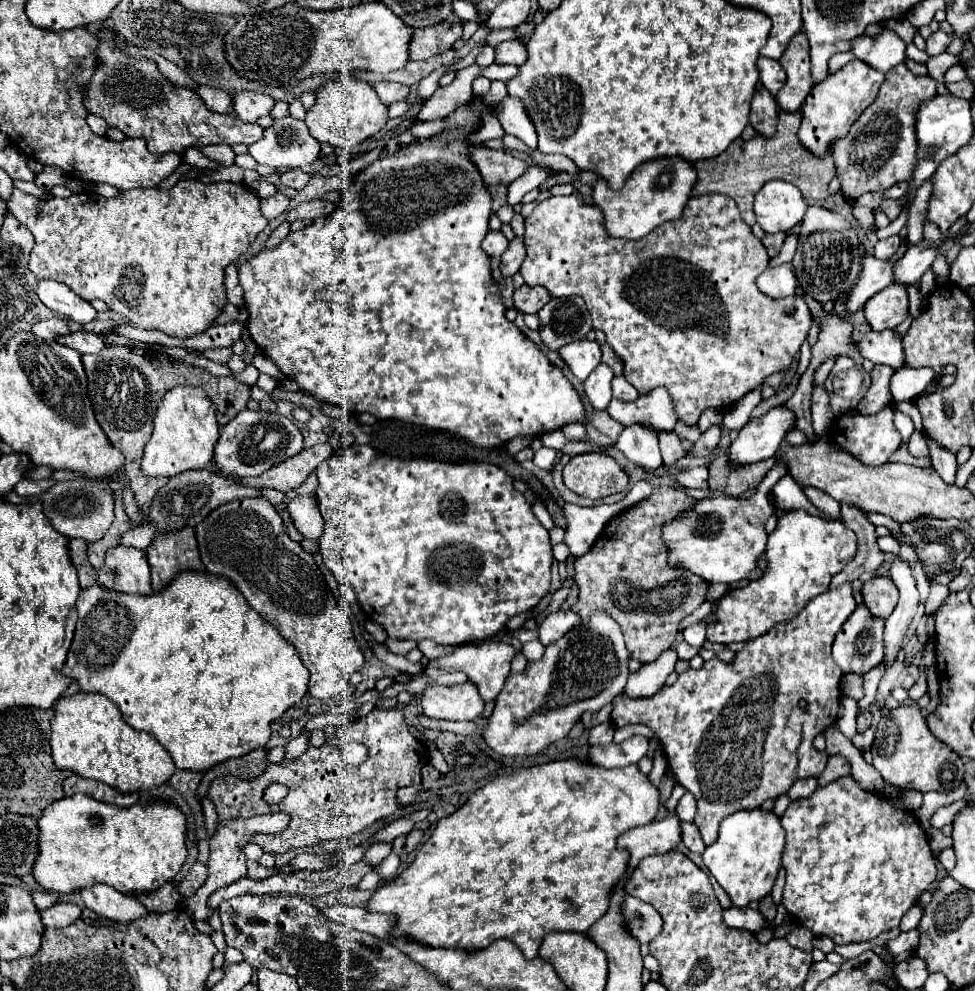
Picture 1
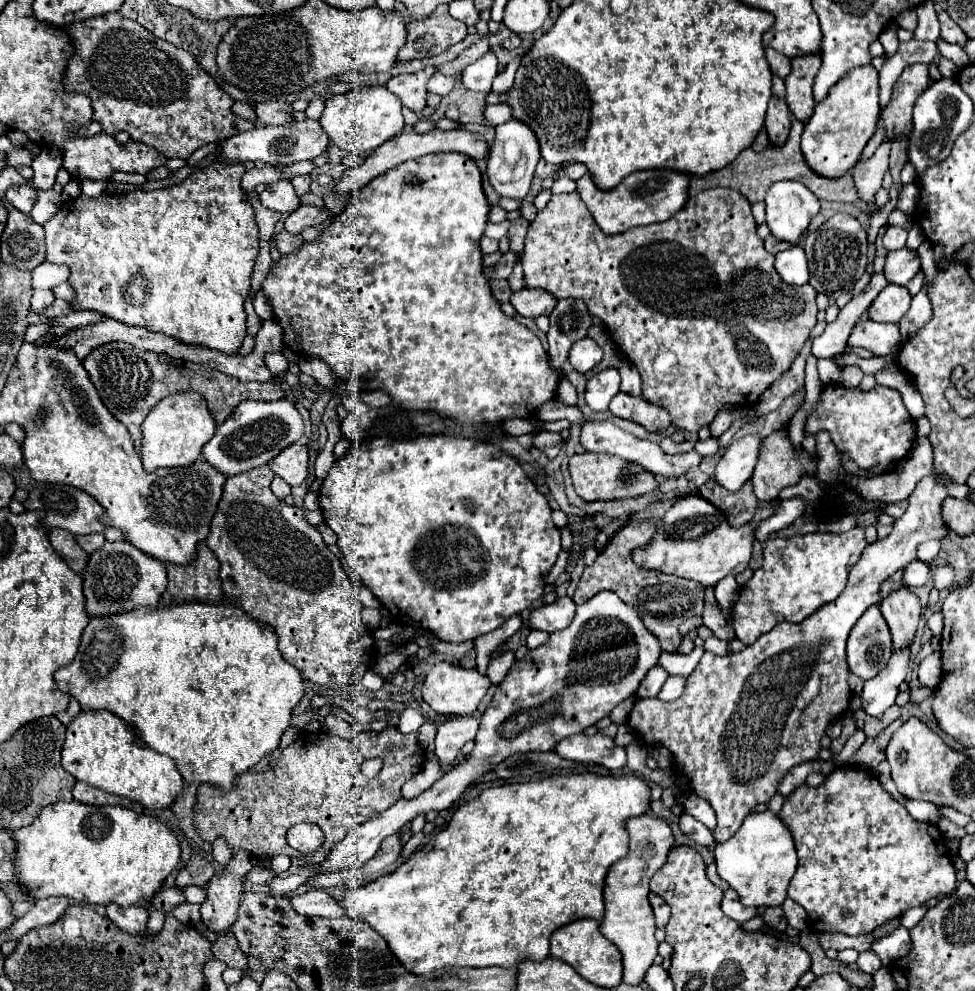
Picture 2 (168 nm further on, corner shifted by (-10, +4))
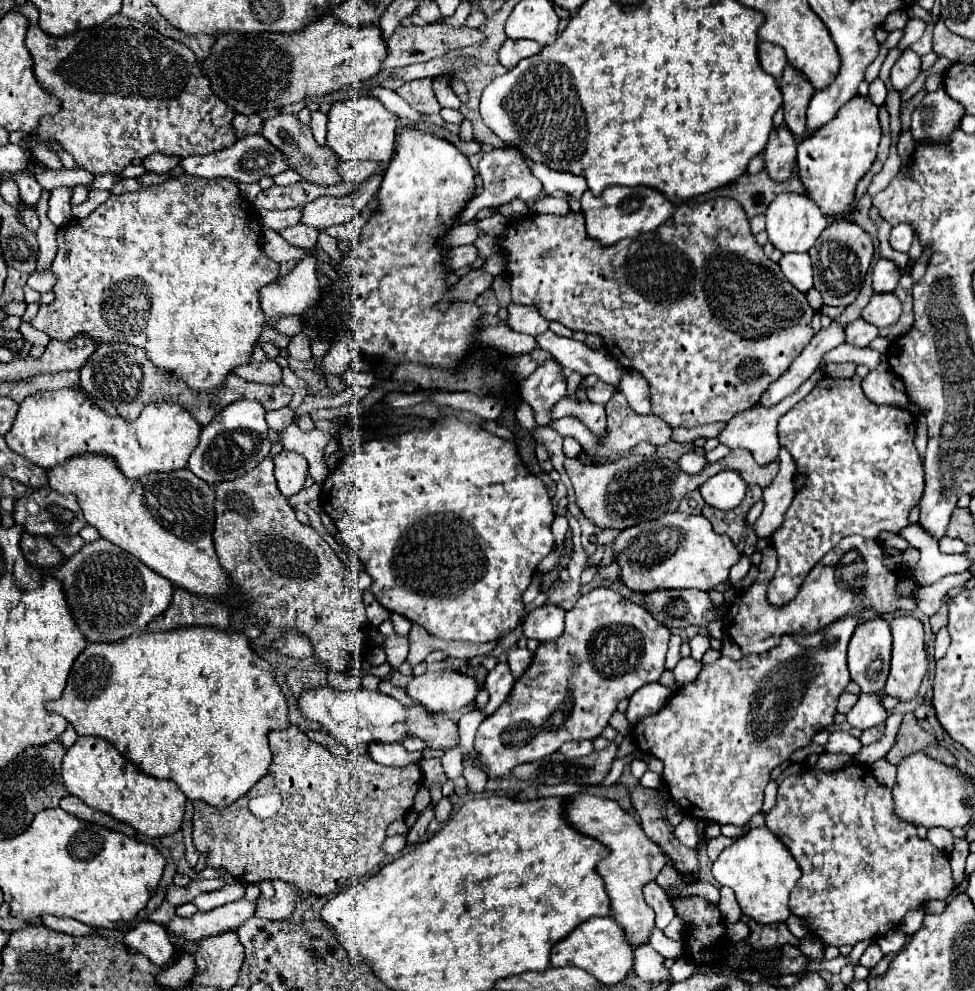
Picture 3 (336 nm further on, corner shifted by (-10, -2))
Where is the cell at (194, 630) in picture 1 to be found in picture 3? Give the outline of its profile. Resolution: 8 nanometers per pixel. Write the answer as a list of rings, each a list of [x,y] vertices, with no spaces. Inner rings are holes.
[[[179,628],[169,632],[137,632],[129,638],[123,638],[119,642],[91,642],[75,660],[67,686],[57,702],[51,704],[51,710],[57,714],[63,714],[67,722],[71,722],[79,736],[101,736],[109,740],[123,756],[127,756],[131,762],[135,762],[145,774],[155,778],[171,778],[179,786],[179,790],[189,800],[203,800],[215,808],[225,808],[245,796],[251,786],[267,774],[267,768],[271,764],[271,750],[267,742],[267,734],[271,730],[287,730],[289,718],[287,718],[287,698],[281,690],[281,686],[275,680],[275,668],[265,662],[261,656],[257,656],[251,650],[249,638],[243,632],[237,630],[217,630],[217,628]]]

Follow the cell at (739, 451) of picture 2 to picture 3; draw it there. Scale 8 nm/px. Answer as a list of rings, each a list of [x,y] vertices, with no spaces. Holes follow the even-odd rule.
[[[723,470],[703,482],[699,488],[703,500],[719,510],[731,510],[739,506],[745,498],[745,490],[747,484],[743,482],[743,478],[739,478],[739,472],[735,470]]]

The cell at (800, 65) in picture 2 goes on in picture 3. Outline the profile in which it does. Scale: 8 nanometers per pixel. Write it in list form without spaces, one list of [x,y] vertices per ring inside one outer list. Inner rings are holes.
[[[787,66],[783,78],[777,82],[783,92],[783,108],[785,108],[785,126],[795,134],[803,136],[807,128],[807,106],[815,92],[811,82],[803,78],[803,72]]]

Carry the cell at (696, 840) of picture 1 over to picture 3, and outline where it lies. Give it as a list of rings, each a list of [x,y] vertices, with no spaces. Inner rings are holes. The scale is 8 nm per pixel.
[[[687,816],[685,820],[681,820],[681,824],[675,828],[675,832],[673,832],[673,834],[677,836],[677,840],[679,840],[683,846],[687,846],[687,848],[693,848],[693,850],[695,850],[697,840],[699,840],[697,820],[695,820],[695,818],[691,818],[691,816]]]

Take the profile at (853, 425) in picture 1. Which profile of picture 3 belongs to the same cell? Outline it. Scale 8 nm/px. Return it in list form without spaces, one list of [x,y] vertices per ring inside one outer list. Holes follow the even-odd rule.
[[[825,376],[795,408],[791,408],[781,420],[779,420],[779,442],[781,446],[785,446],[791,456],[795,458],[795,464],[797,464],[797,472],[803,472],[807,474],[807,484],[797,490],[795,494],[795,500],[793,504],[789,506],[789,510],[785,512],[785,520],[781,524],[781,528],[777,528],[771,536],[771,544],[773,548],[777,550],[777,556],[779,556],[779,568],[775,572],[775,578],[771,580],[769,584],[769,592],[767,592],[767,598],[773,606],[783,606],[787,604],[799,590],[803,578],[807,576],[807,570],[811,570],[835,544],[839,544],[841,538],[845,536],[853,536],[853,534],[859,534],[859,536],[865,536],[865,538],[877,538],[877,534],[881,530],[889,530],[889,532],[899,532],[901,528],[905,528],[909,522],[907,522],[907,516],[911,512],[911,508],[915,508],[921,500],[921,494],[923,494],[923,464],[919,460],[919,454],[913,446],[913,438],[915,438],[915,416],[909,414],[905,408],[899,408],[899,406],[887,406],[887,404],[875,404],[871,402],[863,390],[861,390],[861,378],[857,376],[851,376],[851,378],[829,378]]]

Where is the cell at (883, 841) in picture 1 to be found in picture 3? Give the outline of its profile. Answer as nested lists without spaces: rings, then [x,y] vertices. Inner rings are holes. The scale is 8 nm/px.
[[[849,764],[841,770],[835,770],[835,772],[803,772],[799,776],[789,776],[785,778],[781,784],[779,784],[779,796],[777,796],[777,804],[775,808],[767,814],[767,822],[765,826],[789,848],[789,852],[793,854],[793,858],[797,860],[803,876],[799,878],[797,886],[793,888],[791,896],[789,896],[789,908],[795,916],[803,918],[803,922],[807,924],[809,932],[815,934],[823,944],[827,946],[843,946],[843,944],[857,944],[861,940],[867,940],[867,938],[877,938],[877,936],[883,936],[887,934],[889,930],[897,928],[899,922],[903,920],[903,916],[909,912],[909,910],[915,910],[915,908],[921,908],[923,904],[931,902],[931,900],[949,900],[951,894],[953,894],[953,876],[951,876],[951,868],[949,868],[949,858],[945,852],[941,852],[939,848],[935,848],[927,838],[919,838],[917,836],[917,830],[915,826],[911,826],[909,822],[903,822],[897,814],[895,814],[895,802],[891,798],[891,790],[881,786],[875,776],[869,772],[871,768],[869,766],[863,766],[863,764]]]

